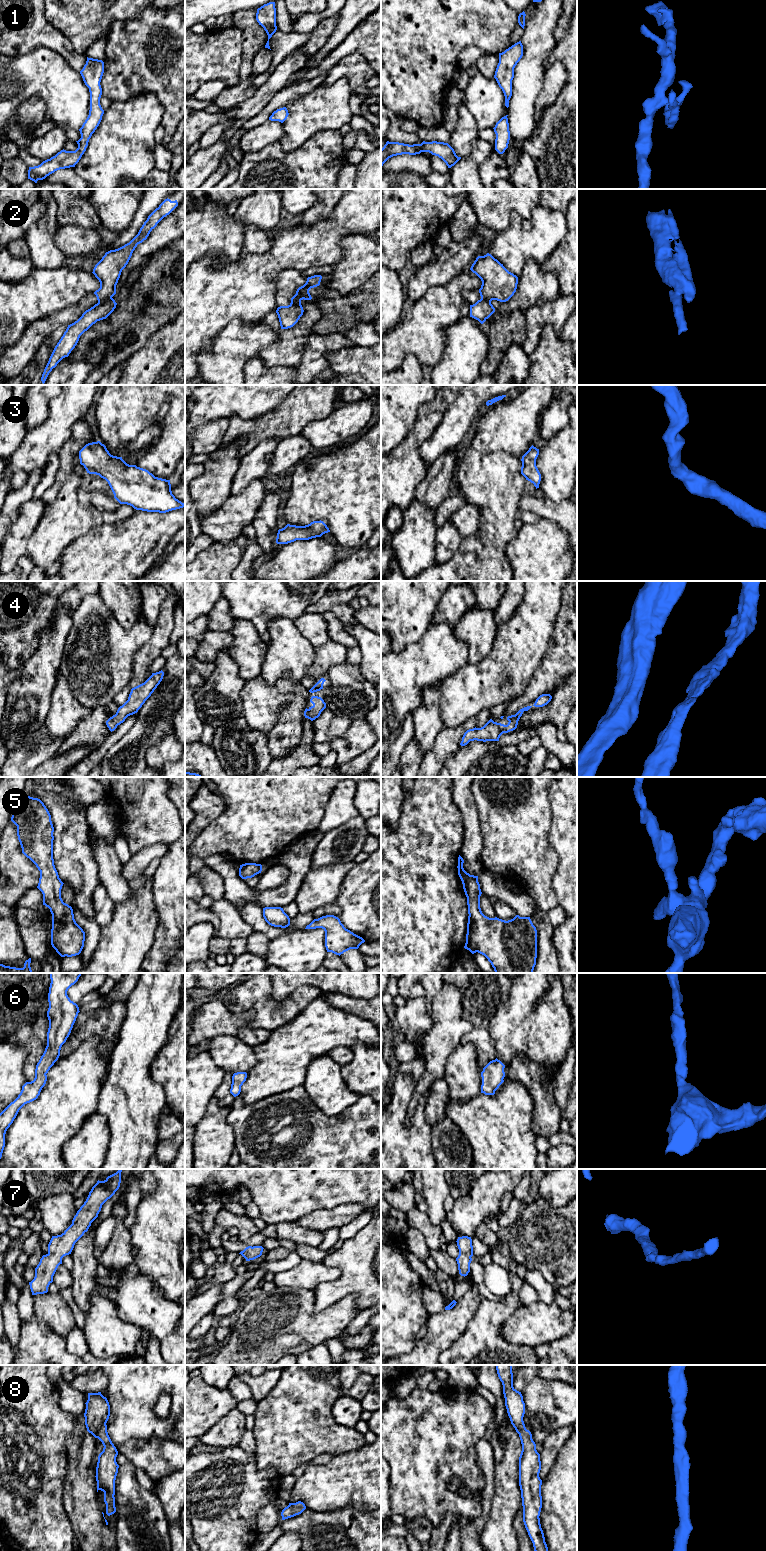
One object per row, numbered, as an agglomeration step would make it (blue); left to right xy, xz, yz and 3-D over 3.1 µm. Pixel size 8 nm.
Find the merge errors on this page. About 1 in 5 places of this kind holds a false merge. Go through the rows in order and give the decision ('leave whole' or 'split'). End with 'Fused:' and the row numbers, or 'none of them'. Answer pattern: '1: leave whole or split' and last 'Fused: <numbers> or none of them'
1: leave whole
2: split
3: leave whole
4: leave whole
5: leave whole
6: leave whole
7: leave whole
8: leave whole
Fused: 2

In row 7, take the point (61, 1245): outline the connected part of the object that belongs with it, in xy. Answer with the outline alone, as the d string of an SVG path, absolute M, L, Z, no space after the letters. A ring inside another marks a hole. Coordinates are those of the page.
M121 1172L108 1176L104 1181L97 1181L92 1187L84 1204L77 1211L72 1224L61 1234L52 1236L48 1244L48 1253L43 1255L35 1268L35 1277L29 1282L32 1295L48 1292L49 1285L62 1258L71 1254L75 1243L88 1231L91 1223L98 1217L102 1205L119 1189Z

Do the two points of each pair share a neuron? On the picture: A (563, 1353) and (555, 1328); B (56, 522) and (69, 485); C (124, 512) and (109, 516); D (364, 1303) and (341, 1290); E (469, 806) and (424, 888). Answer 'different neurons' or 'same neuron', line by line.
A: different neurons
B: same neuron
C: same neuron
D: same neuron
E: different neurons

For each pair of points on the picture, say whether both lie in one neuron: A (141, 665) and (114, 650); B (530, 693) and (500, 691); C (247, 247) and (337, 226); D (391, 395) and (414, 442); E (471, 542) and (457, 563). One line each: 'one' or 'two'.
A: two
B: two
C: two
D: two
E: one

